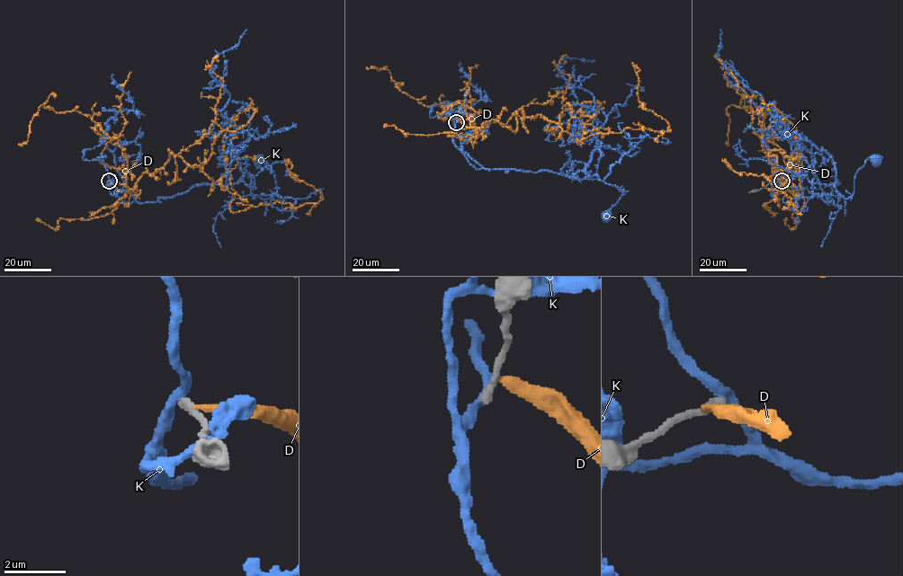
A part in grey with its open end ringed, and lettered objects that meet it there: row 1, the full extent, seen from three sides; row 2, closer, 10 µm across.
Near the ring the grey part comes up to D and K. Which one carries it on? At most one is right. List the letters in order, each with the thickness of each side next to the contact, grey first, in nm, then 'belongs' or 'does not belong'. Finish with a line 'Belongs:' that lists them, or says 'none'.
D: calibres 340 and 280 nm; does not belong
K: calibres 280 and 320 nm; does not belong
Belongs: none

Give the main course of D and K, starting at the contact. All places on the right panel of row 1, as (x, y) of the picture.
D: (780, 181), (787, 189), (791, 162), (773, 150), (783, 178), (798, 174), (800, 211), (763, 175), (731, 168)
K: (782, 180), (828, 204), (830, 185), (836, 181), (835, 190), (846, 199), (855, 172), (868, 158), (875, 160)

